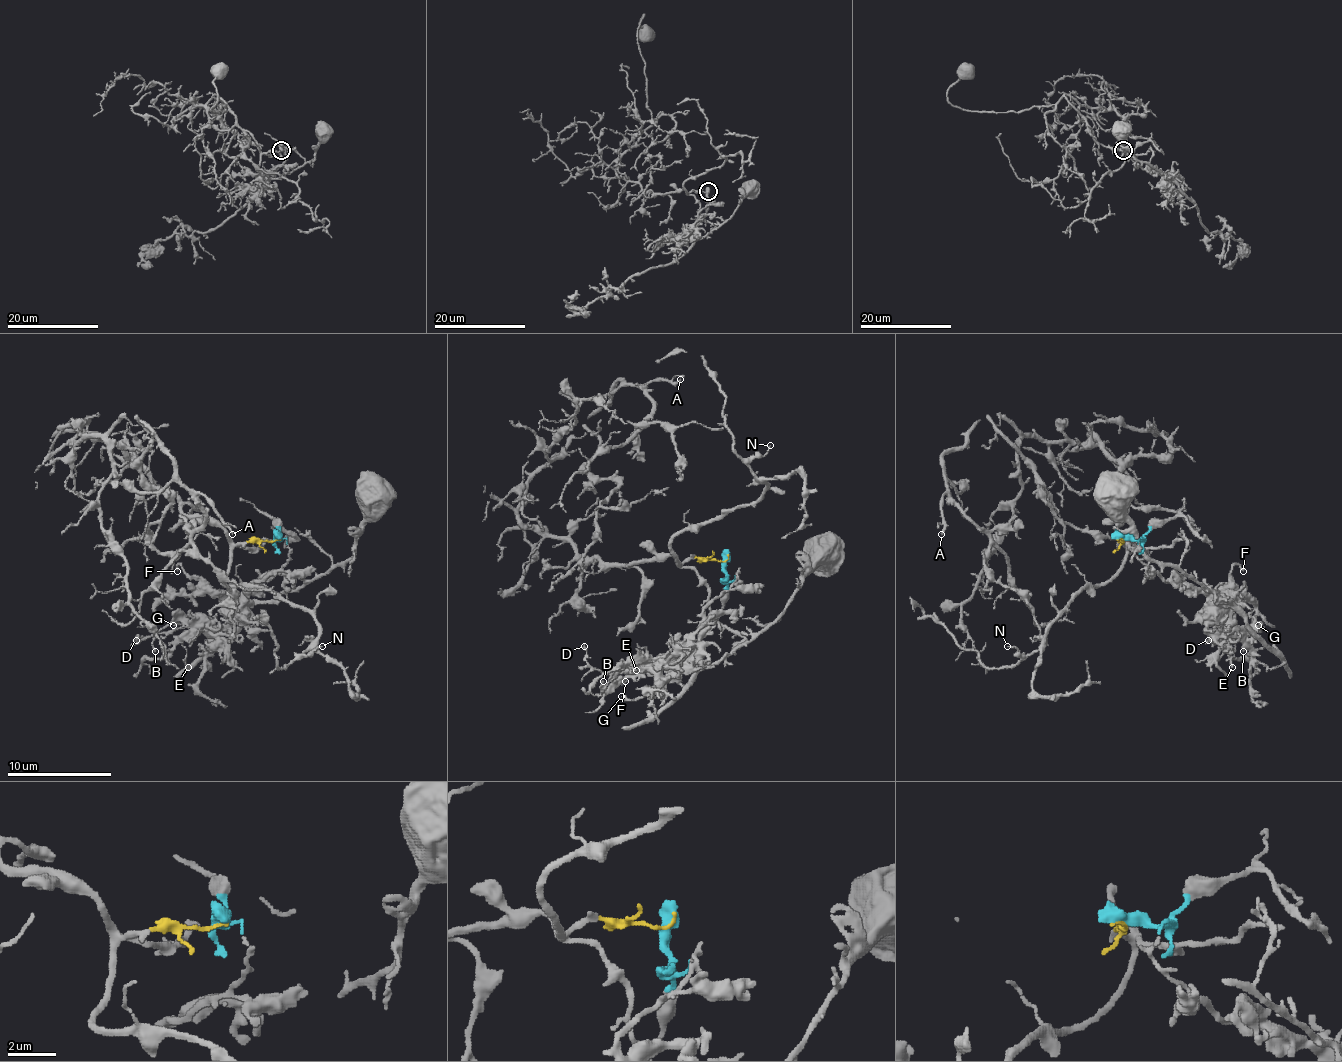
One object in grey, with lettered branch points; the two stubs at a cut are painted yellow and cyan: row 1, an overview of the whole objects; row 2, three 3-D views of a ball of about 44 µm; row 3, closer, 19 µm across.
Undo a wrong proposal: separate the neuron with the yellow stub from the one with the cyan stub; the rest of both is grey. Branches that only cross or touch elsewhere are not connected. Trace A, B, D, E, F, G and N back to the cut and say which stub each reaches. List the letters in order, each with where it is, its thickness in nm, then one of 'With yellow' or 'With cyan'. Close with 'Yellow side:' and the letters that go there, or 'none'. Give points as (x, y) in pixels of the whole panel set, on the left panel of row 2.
A: Place: (232, 534). Thickness 150 nm. With yellow
B: Place: (155, 651). Thickness 130 nm. With cyan
D: Place: (136, 640). Thickness 120 nm. With cyan
E: Place: (188, 667). Thickness 140 nm. With cyan
F: Place: (177, 571). Thickness 170 nm. With cyan
G: Place: (173, 625). Thickness 180 nm. With cyan
N: Place: (322, 646). Thickness 110 nm. With yellow
Yellow side: A, N

